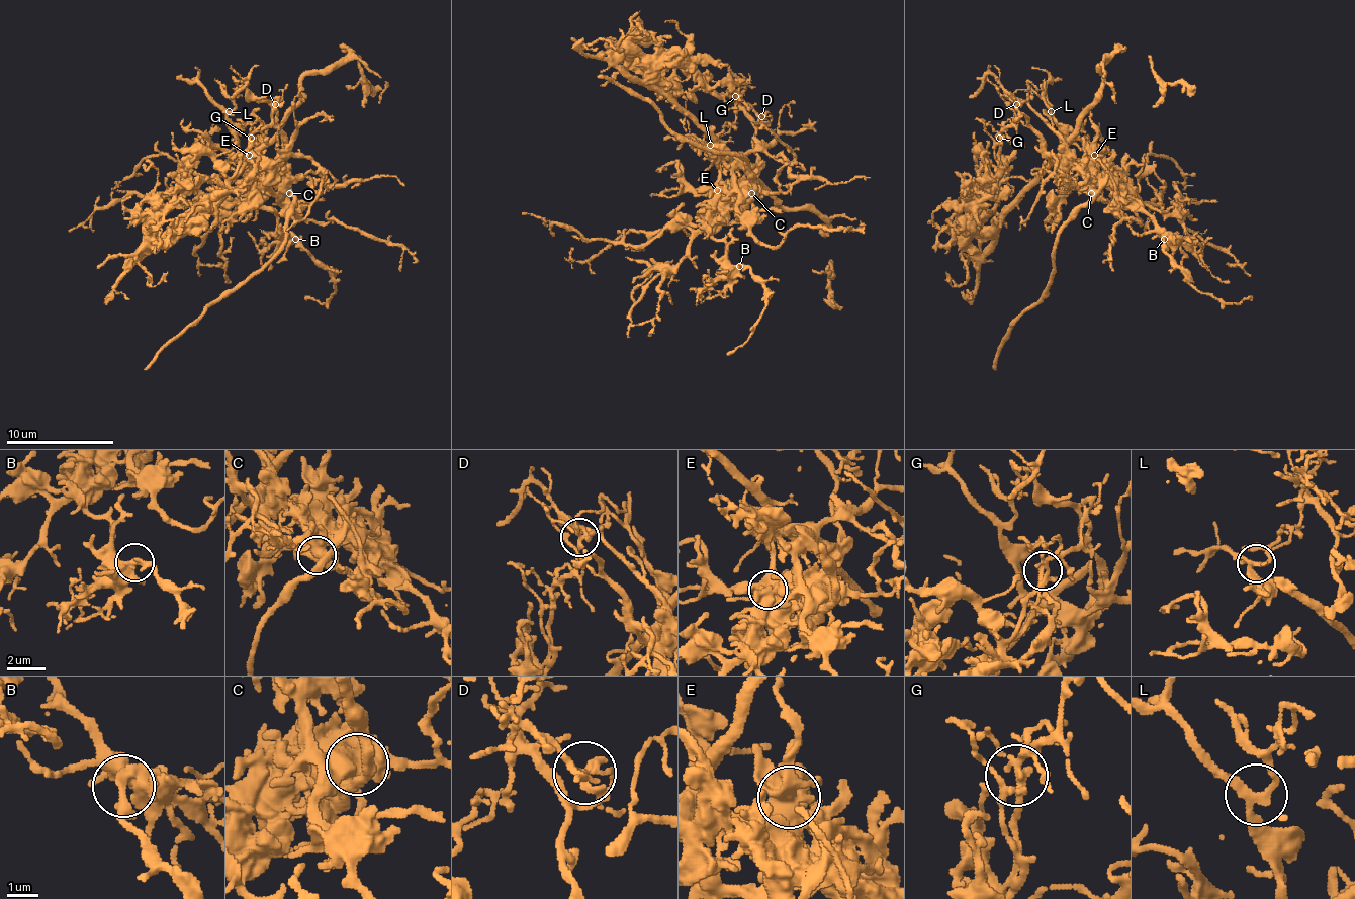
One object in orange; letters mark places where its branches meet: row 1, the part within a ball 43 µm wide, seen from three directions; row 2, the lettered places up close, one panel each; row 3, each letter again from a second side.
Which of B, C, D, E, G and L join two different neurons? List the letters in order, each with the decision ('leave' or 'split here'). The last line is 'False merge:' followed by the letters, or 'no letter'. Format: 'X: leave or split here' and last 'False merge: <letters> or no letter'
B: leave
C: leave
D: split here
E: leave
G: leave
L: leave
False merge: D

